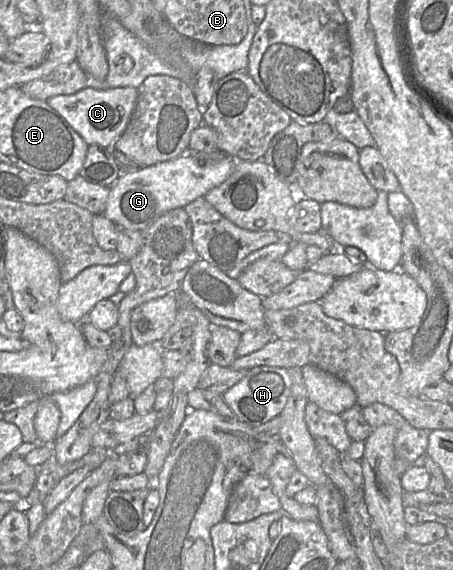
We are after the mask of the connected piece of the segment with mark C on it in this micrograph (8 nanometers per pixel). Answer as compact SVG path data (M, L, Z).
M86 87L75 94L57 95L46 102L56 110L88 145L113 146L126 130L134 112L138 89L118 87L95 89Z

